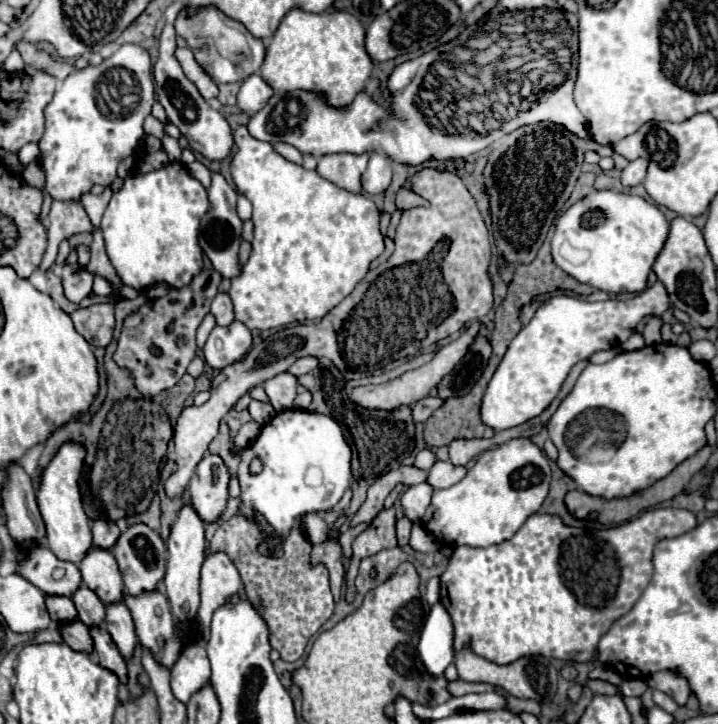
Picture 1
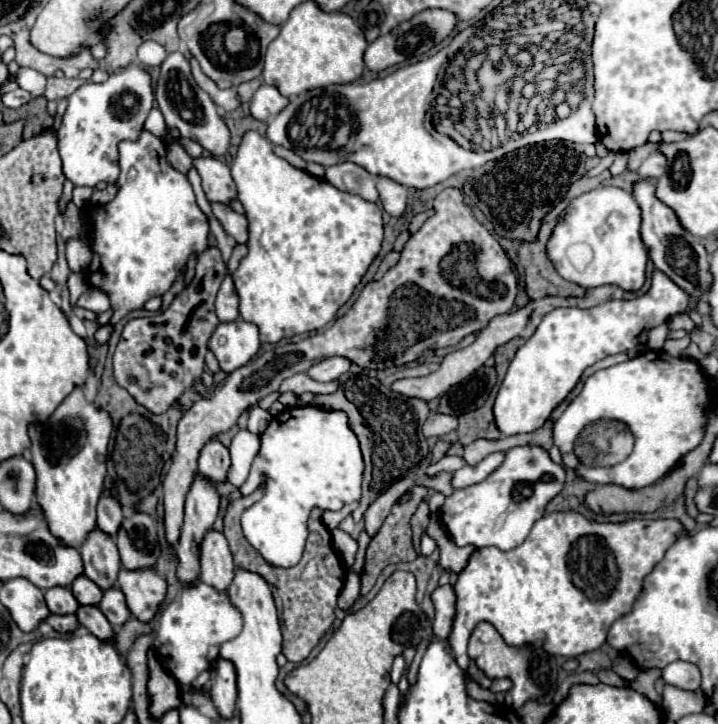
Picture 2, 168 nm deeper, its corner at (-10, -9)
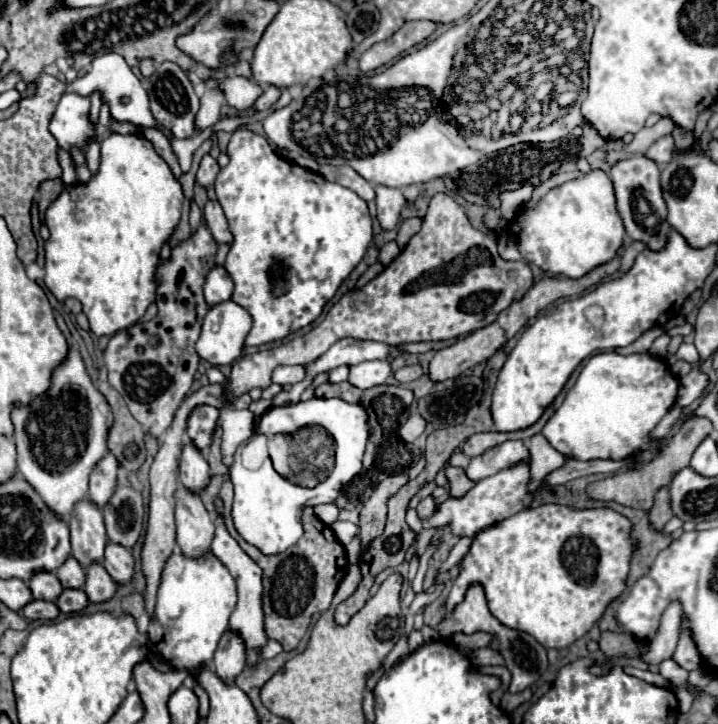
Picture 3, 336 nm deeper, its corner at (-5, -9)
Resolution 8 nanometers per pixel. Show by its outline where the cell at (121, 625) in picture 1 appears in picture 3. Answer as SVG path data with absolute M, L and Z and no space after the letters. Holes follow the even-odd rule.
M93 563L85 569L85 593L89 597L89 601L99 603L105 599L111 599L115 595L115 581L109 577L107 569L101 563Z

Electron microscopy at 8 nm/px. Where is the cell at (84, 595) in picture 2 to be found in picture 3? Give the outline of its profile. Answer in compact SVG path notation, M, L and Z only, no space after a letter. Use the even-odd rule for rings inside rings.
M67 557L67 561L55 571L55 575L59 577L63 587L81 589L85 585L85 571L75 557Z

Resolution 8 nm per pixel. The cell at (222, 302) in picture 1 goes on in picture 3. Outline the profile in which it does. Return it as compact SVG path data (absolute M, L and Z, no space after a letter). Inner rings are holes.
M215 265L215 267L209 271L209 277L205 277L203 291L205 291L205 301L207 301L207 305L217 305L217 303L221 303L221 301L231 299L233 279L229 277L229 273L227 273L221 265Z

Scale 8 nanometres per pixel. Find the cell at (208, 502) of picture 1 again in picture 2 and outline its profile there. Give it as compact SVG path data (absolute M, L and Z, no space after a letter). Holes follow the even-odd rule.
M218 439L210 441L200 453L198 473L202 473L202 477L206 477L208 481L214 481L214 485L220 485L226 483L228 469L230 469L228 449Z

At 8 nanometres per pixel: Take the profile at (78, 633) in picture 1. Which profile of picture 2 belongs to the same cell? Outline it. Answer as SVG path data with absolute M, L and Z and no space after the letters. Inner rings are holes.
M50 615L46 623L50 623L58 633L74 633L80 629L76 615Z

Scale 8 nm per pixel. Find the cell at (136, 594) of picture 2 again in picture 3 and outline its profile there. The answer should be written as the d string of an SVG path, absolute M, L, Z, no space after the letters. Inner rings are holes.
M107 541L103 567L107 569L107 573L117 583L125 583L125 581L129 581L133 577L133 555L123 545L117 545L113 541Z

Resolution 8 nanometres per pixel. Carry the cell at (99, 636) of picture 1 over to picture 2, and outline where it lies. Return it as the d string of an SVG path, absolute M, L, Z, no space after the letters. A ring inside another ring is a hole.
M80 607L76 617L78 617L80 625L84 625L90 633L94 633L100 641L114 643L114 629L98 607Z

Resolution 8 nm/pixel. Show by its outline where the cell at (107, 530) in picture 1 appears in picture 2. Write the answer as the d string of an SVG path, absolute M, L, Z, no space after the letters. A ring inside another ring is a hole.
M104 493L98 503L98 529L102 529L104 533L110 533L110 537L114 537L122 525L122 519L124 517L122 517L120 505L108 493Z

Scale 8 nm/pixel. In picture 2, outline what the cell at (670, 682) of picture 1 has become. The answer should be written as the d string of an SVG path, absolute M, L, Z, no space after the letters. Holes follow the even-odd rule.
M674 661L662 669L662 679L666 685L674 685L684 691L696 691L700 687L700 671L692 663Z

